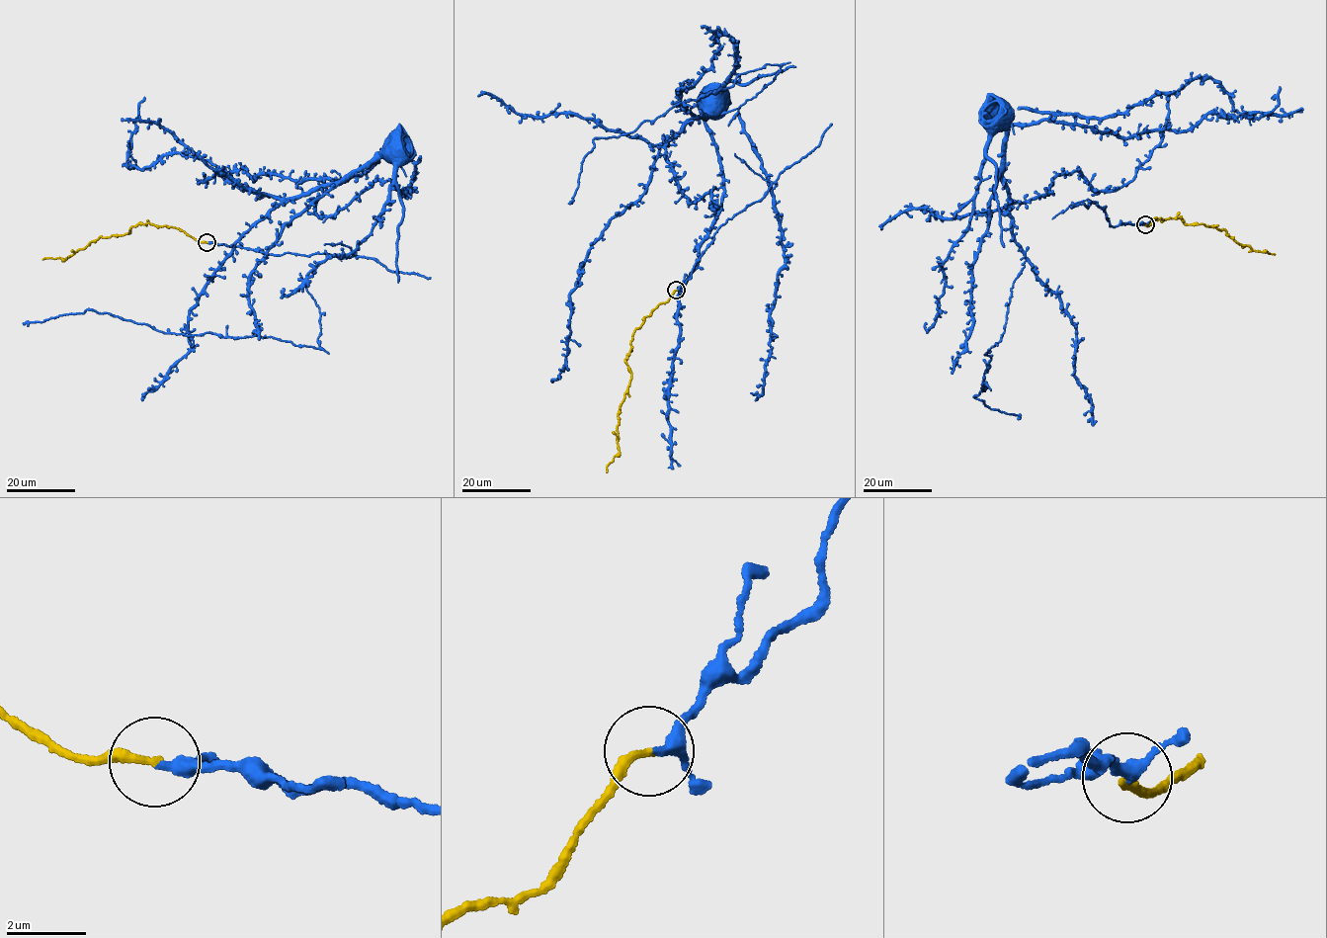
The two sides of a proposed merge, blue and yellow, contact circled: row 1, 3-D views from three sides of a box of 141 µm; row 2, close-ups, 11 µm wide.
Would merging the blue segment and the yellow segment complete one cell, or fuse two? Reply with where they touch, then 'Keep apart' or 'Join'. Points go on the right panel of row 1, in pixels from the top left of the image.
Place: (1145, 224). Join

